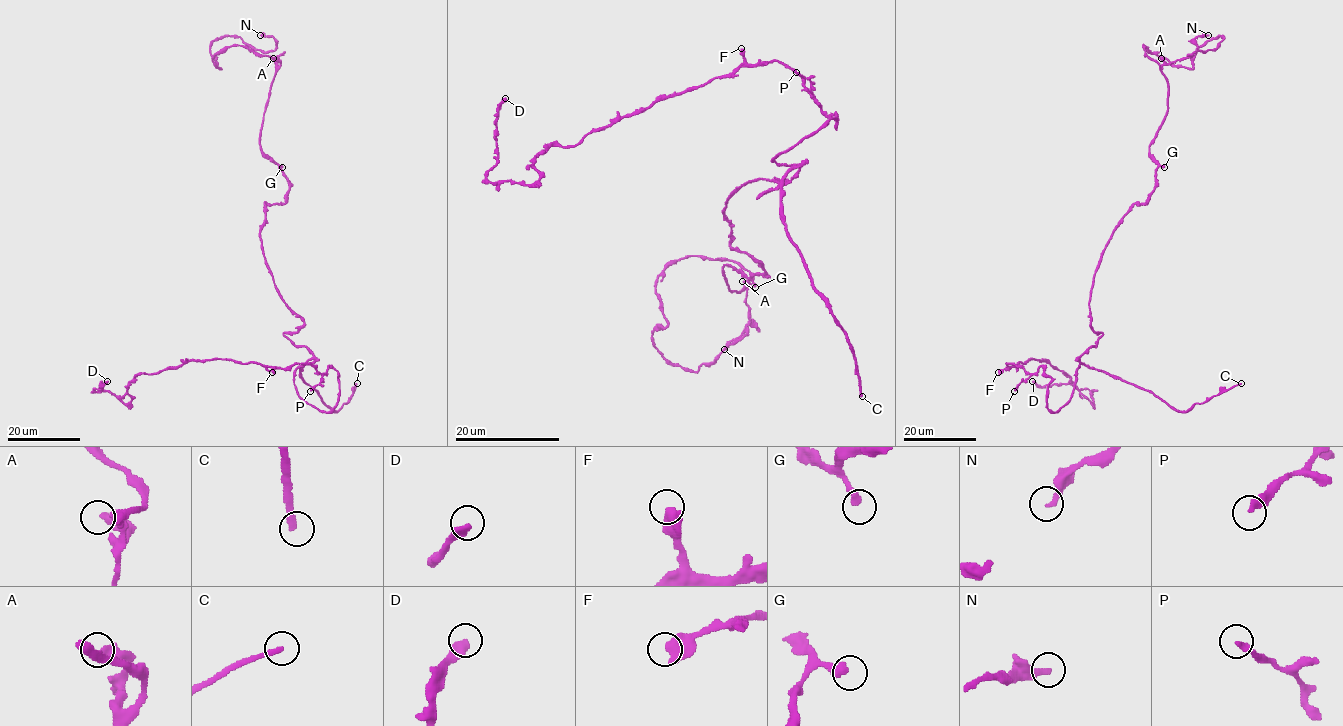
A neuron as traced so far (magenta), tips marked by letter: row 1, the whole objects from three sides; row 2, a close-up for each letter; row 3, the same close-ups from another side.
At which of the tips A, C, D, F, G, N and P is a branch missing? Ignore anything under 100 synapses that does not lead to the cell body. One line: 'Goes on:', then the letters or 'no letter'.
Goes on: C

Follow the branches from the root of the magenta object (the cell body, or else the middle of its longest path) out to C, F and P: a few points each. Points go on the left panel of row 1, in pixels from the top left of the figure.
C: (301, 320), (297, 331), (283, 334), (313, 355), (300, 377), (333, 411), (349, 400), (357, 383)
F: (301, 320), (283, 334), (313, 355), (296, 370), (297, 393), (321, 411), (336, 405), (333, 368), (272, 372)
P: (301, 320), (283, 334), (313, 355), (296, 370), (297, 393), (329, 412), (338, 373), (328, 366), (310, 391)

